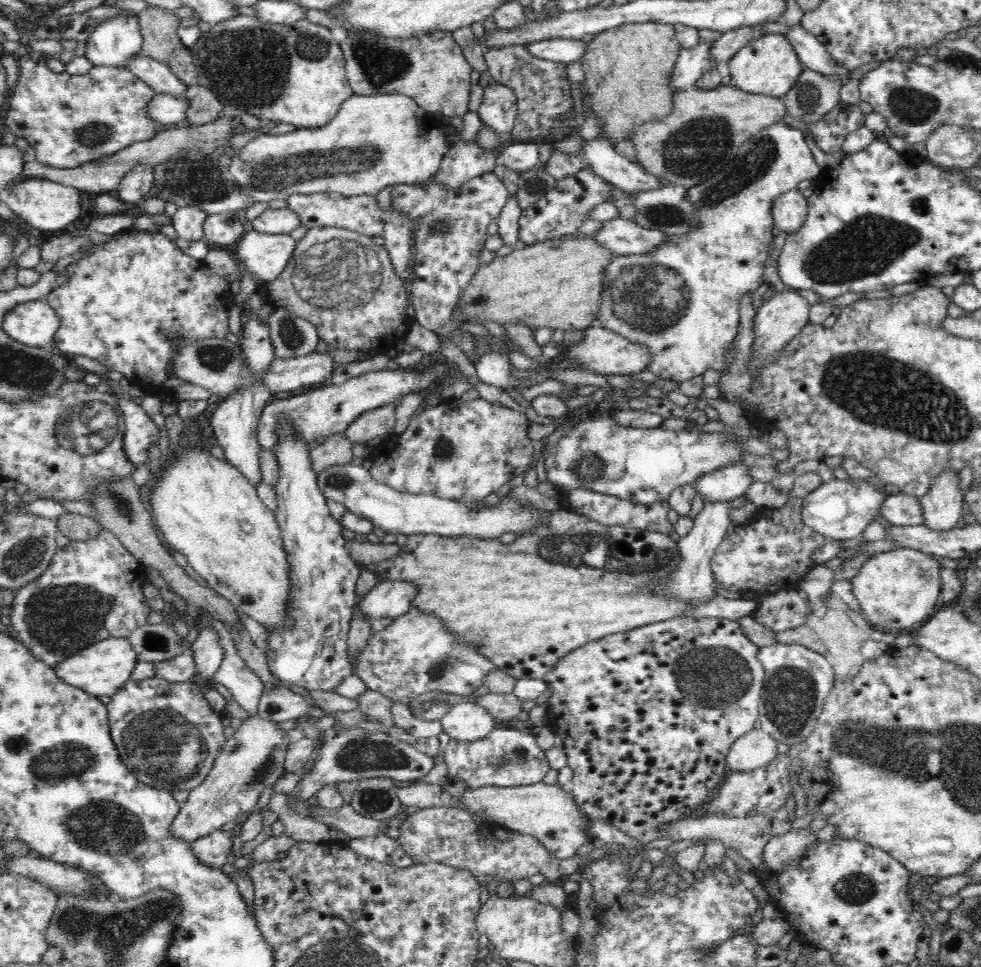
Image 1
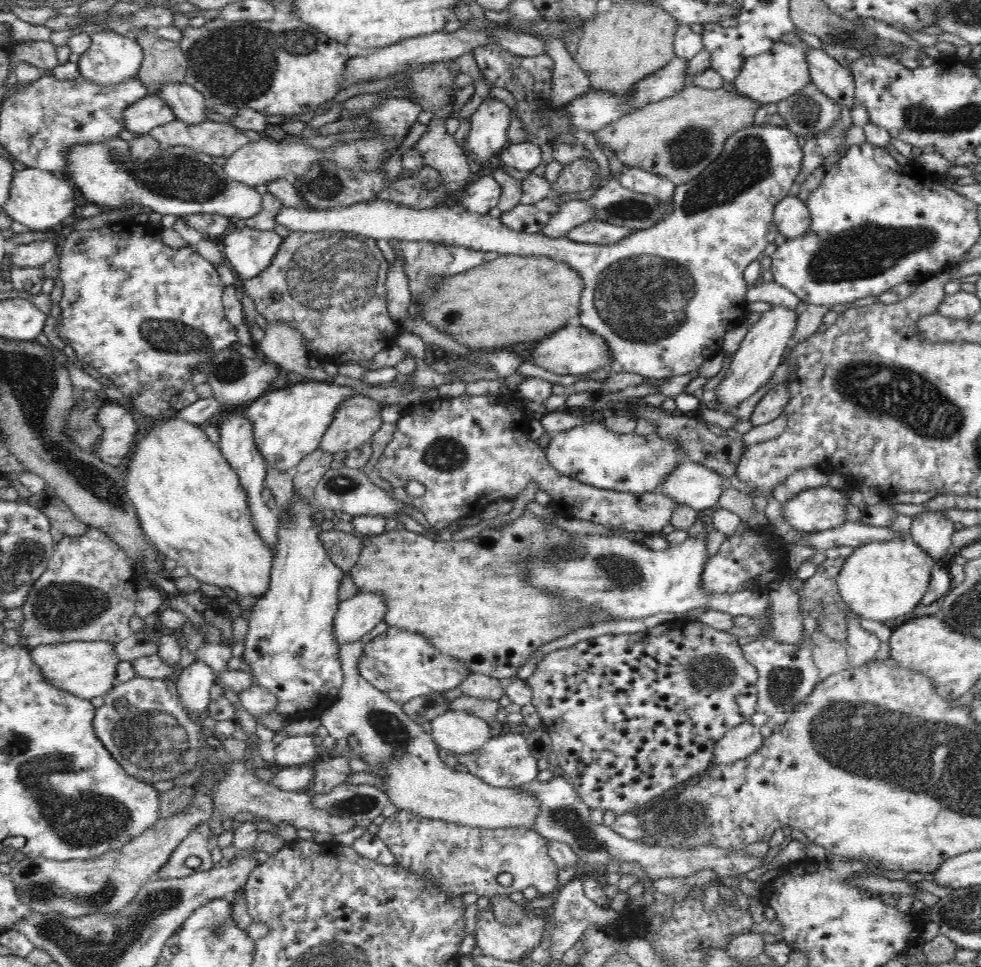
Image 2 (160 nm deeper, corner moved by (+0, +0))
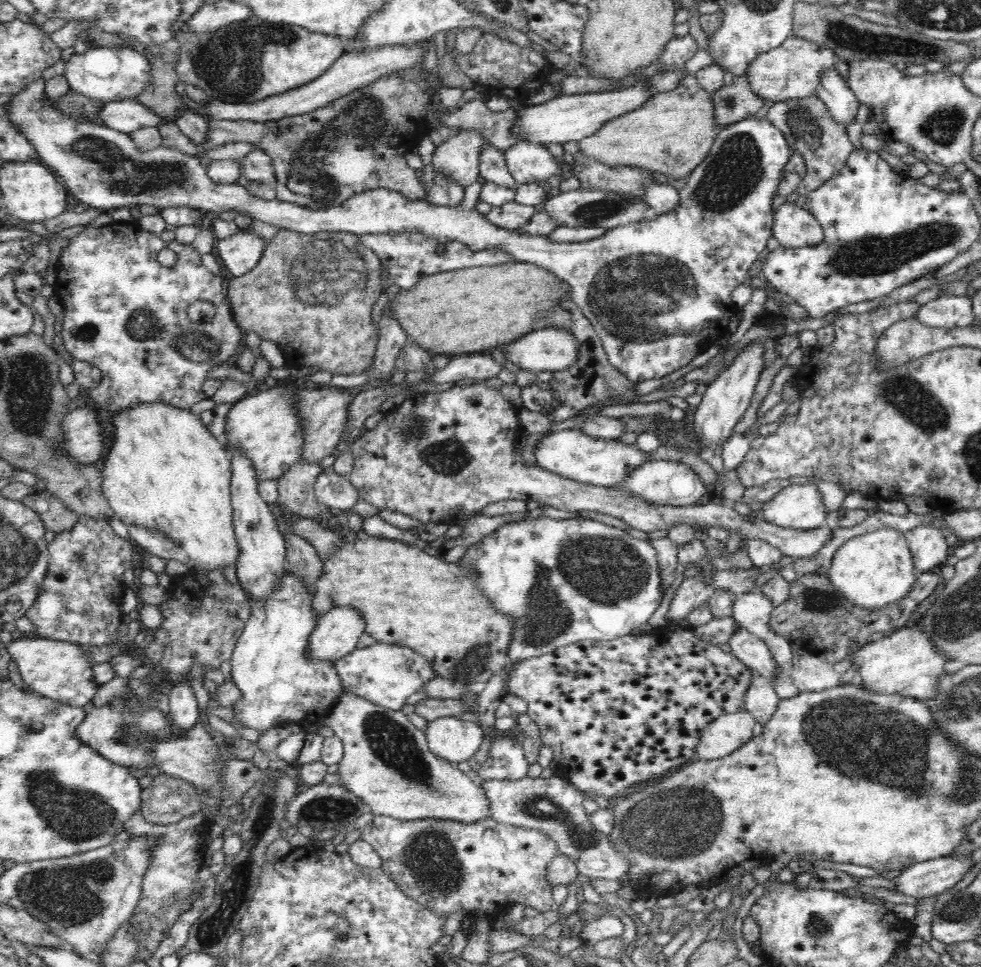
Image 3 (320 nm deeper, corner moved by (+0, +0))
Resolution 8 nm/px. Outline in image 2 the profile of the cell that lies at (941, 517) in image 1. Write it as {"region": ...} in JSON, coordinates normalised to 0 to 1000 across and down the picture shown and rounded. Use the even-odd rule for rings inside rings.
{"region":[[[940,529],[932,534],[928,553],[931,560],[952,580],[970,572],[972,541],[960,529]]]}

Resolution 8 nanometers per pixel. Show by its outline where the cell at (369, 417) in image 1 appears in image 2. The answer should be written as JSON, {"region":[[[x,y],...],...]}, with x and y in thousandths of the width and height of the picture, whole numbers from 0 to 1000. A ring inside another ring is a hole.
{"region":[[[359,406],[354,410],[341,424],[336,441],[329,447],[325,464],[330,467],[361,467],[371,457],[378,458],[381,448],[388,441],[387,416],[381,415],[369,407]]]}

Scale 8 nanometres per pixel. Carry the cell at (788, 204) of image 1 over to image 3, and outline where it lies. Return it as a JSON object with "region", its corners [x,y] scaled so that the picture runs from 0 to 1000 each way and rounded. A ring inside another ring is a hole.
{"region":[[[801,209],[790,218],[788,245],[799,256],[830,254],[840,248],[839,236],[834,226],[820,214]]]}

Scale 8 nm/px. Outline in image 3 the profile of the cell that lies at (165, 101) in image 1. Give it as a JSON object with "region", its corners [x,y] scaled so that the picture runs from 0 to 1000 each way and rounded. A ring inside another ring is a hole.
{"region":[[[135,101],[108,107],[101,117],[105,130],[130,140],[145,132],[161,131],[167,127],[161,119]]]}

